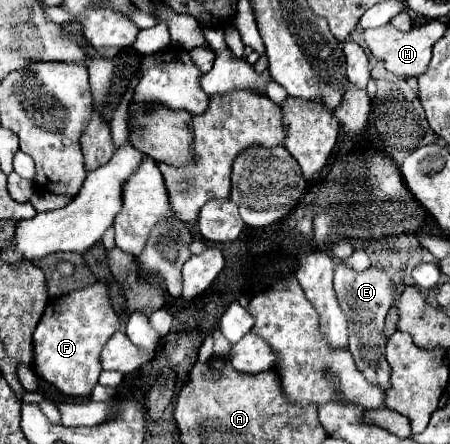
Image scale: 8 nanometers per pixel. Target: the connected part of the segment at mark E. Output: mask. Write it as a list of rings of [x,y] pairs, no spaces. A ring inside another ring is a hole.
[[[337,262],[333,284],[337,302],[341,302],[341,310],[345,310],[345,316],[349,318],[349,352],[353,354],[355,364],[363,372],[363,376],[385,390],[389,386],[389,364],[385,360],[383,322],[395,296],[391,278],[379,266],[369,266],[367,270],[357,272],[349,268],[345,262]]]

